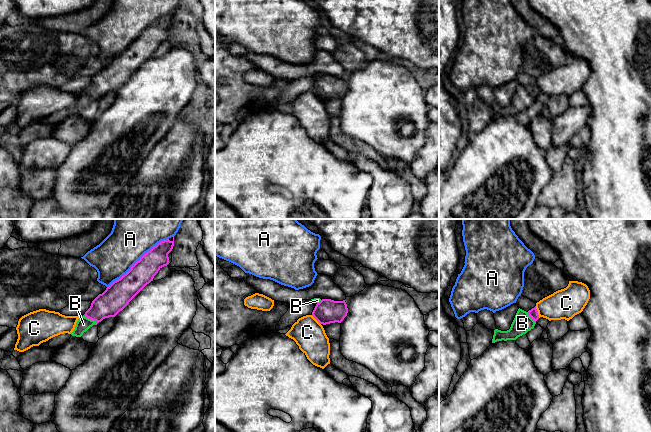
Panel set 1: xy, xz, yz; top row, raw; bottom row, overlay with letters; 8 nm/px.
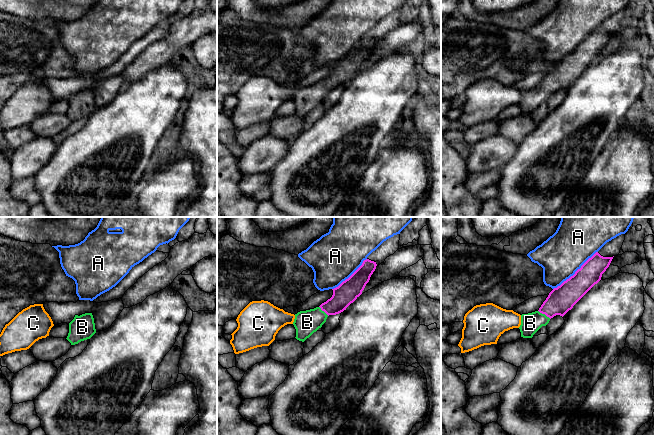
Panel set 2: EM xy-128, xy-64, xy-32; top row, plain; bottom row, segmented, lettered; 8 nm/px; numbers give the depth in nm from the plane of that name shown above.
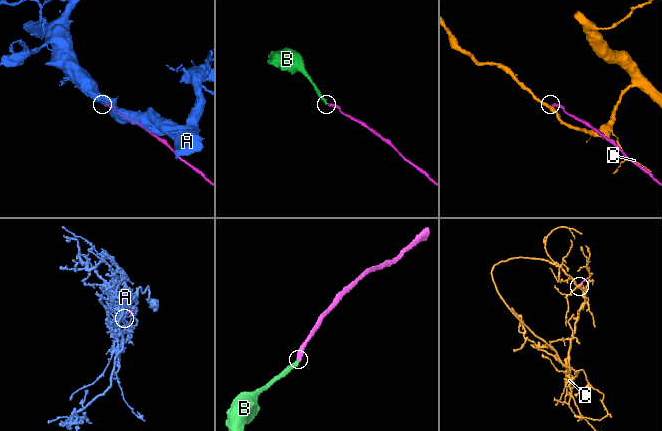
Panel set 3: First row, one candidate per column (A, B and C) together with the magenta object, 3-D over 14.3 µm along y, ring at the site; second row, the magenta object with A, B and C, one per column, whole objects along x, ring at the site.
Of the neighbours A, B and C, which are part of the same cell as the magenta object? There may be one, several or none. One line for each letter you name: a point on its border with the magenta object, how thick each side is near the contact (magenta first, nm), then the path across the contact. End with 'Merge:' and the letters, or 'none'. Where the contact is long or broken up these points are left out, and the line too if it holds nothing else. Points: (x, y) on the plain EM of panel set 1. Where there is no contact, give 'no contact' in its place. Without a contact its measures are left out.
B: meets magenta in xy at (90, 94); 220 nm thick on the magenta side, 110 nm on the other; runs through xy (114, 75), (90, 94), (83, 100)
Merge: B

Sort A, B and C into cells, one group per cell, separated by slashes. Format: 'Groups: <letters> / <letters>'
Groups: A / B / C

